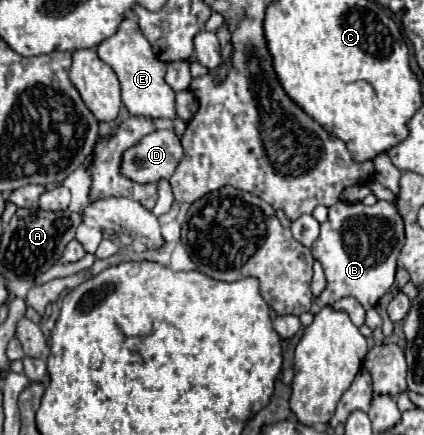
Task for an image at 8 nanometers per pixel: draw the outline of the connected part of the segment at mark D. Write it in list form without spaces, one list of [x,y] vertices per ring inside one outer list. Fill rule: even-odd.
[[[159,129],[123,151],[121,175],[135,183],[157,183],[159,179],[169,179],[181,159],[183,147],[177,133]]]

